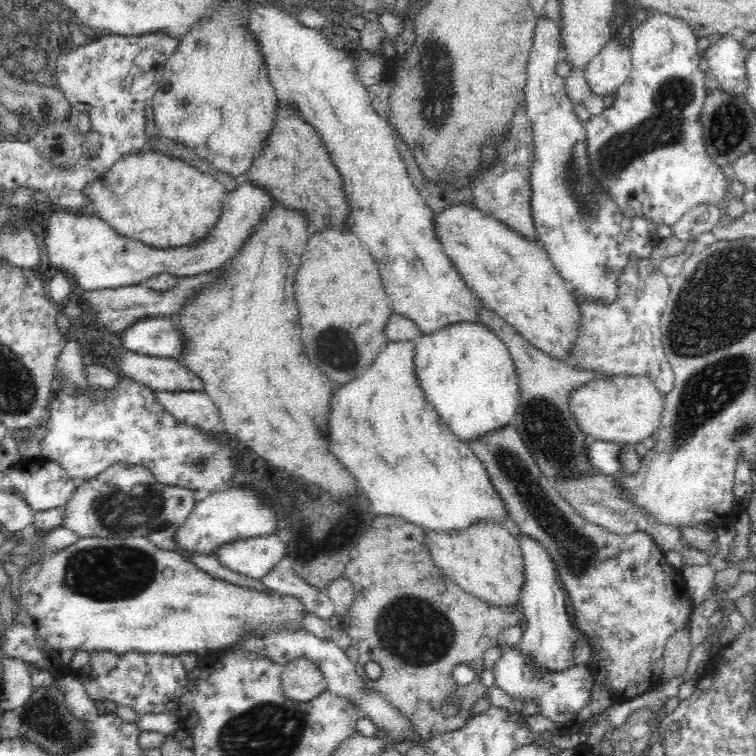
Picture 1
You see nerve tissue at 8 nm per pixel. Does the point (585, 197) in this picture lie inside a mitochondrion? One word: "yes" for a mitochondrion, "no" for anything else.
yes

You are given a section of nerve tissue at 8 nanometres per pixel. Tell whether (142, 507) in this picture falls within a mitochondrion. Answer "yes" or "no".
yes

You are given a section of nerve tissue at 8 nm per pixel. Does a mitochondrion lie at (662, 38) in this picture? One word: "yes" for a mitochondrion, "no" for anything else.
no

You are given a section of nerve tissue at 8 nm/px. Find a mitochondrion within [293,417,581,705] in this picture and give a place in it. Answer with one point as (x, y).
(417, 643)

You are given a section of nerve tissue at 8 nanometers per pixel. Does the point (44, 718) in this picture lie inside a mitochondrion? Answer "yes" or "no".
yes

